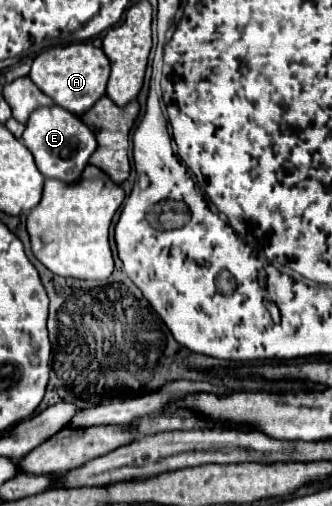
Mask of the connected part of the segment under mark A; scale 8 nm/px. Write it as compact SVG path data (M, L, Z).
M91 43L61 45L61 47L53 47L39 53L33 59L29 77L45 95L49 95L55 101L55 105L75 115L83 115L105 93L107 79L109 79L109 59L103 53L103 49Z

